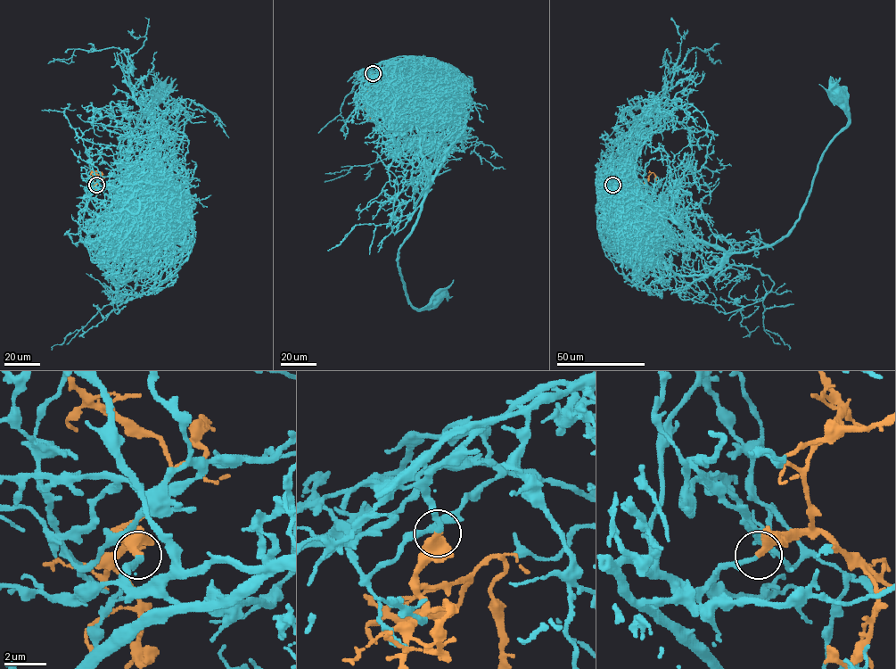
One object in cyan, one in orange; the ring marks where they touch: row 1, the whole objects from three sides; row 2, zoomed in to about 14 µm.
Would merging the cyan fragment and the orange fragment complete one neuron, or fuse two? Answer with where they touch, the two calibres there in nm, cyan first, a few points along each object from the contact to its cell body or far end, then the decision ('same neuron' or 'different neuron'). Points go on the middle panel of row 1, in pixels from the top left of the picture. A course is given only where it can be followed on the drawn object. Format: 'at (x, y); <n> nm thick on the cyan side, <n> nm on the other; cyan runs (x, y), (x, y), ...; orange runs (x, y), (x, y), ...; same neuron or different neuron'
at (373, 73); 160 nm thick on the cyan side, 420 nm on the other; cyan runs (373, 73), (385, 70), (434, 96), (457, 135), (398, 249), (407, 301), (423, 309), (438, 298); orange runs (373, 73), (364, 108), (370, 116), (378, 116); same neuron

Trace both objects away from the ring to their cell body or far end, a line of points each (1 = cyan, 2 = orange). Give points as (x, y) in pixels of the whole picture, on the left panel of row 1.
1: (96, 185), (122, 175), (160, 188), (181, 222), (152, 252), (122, 232), (127, 144), (161, 93)
2: (96, 185), (94, 183), (93, 187), (88, 183), (87, 179), (91, 172), (95, 177), (102, 177)

